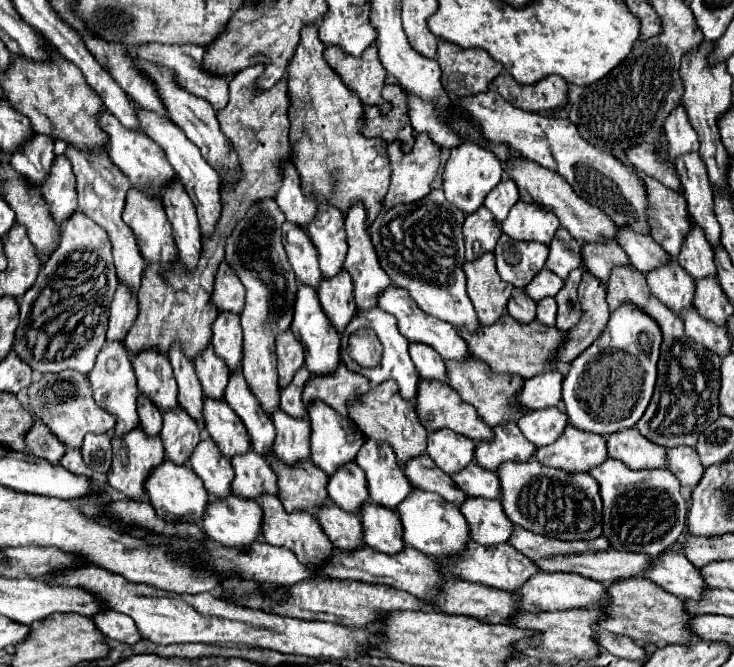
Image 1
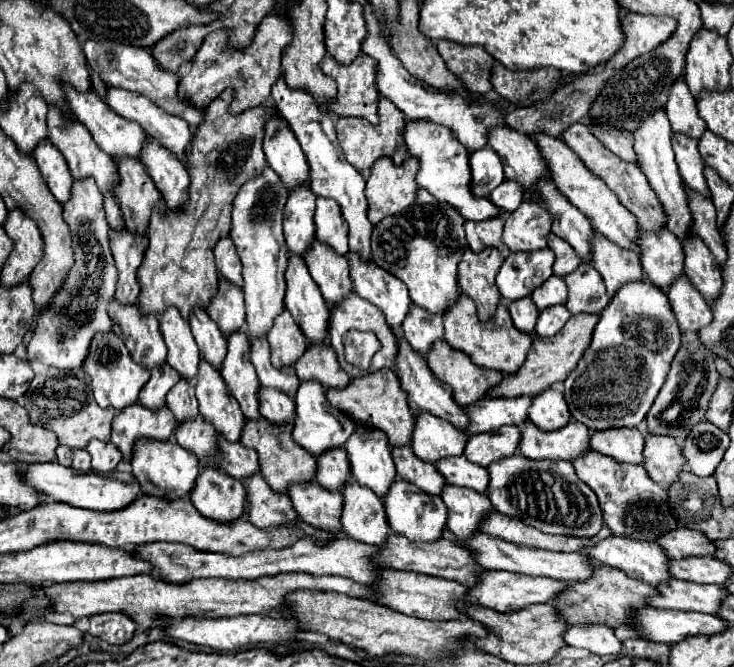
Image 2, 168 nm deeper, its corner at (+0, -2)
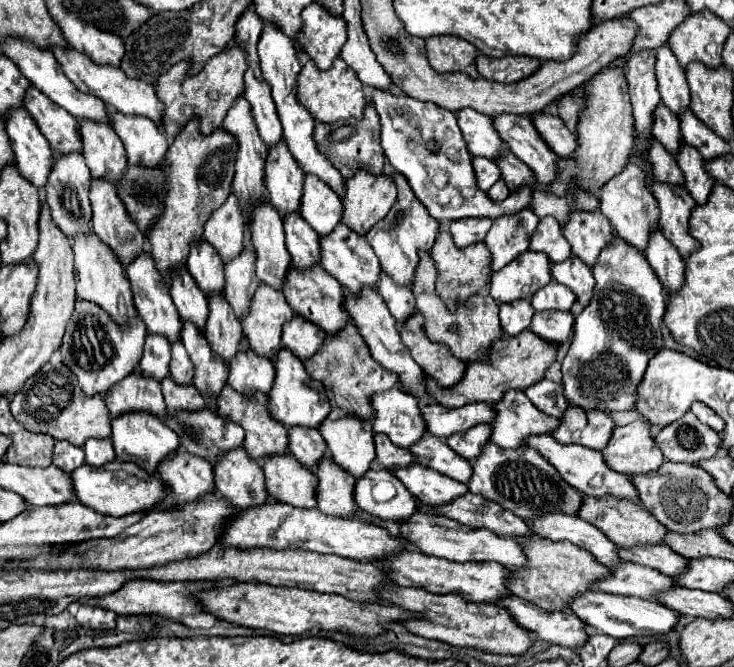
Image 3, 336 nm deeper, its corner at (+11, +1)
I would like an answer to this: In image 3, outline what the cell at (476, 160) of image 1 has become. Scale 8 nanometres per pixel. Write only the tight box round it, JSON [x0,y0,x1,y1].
[472,157,500,191]

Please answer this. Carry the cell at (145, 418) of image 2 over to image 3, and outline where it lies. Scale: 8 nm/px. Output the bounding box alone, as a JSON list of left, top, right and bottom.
[104,369,166,417]

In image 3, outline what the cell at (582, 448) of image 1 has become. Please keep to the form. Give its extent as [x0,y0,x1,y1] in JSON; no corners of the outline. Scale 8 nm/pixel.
[490,389,560,449]

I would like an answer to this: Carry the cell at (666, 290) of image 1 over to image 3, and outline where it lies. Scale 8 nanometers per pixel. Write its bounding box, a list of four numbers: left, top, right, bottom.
[598,163,658,251]

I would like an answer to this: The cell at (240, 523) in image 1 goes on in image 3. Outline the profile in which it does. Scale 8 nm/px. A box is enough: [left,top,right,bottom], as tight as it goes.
[156,451,214,503]

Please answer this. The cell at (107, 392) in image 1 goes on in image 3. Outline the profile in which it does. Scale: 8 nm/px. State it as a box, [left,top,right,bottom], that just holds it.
[60,299,146,395]

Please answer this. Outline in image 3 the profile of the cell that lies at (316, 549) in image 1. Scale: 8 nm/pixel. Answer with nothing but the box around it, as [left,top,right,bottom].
[214,447,268,509]

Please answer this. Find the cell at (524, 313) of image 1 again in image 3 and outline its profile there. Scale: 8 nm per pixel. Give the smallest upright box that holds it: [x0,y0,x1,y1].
[500,301,534,335]

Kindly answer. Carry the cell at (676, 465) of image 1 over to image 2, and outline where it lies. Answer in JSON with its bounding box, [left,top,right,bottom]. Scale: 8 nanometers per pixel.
[643,434,687,486]

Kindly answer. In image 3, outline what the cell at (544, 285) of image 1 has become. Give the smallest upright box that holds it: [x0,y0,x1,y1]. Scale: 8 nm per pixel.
[532,281,576,311]

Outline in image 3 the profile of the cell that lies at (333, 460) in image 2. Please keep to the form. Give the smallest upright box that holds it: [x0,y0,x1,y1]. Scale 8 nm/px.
[288,427,324,467]

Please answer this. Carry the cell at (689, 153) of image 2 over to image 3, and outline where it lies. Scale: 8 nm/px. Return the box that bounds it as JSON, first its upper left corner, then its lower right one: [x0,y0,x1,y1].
[650,103,682,155]

